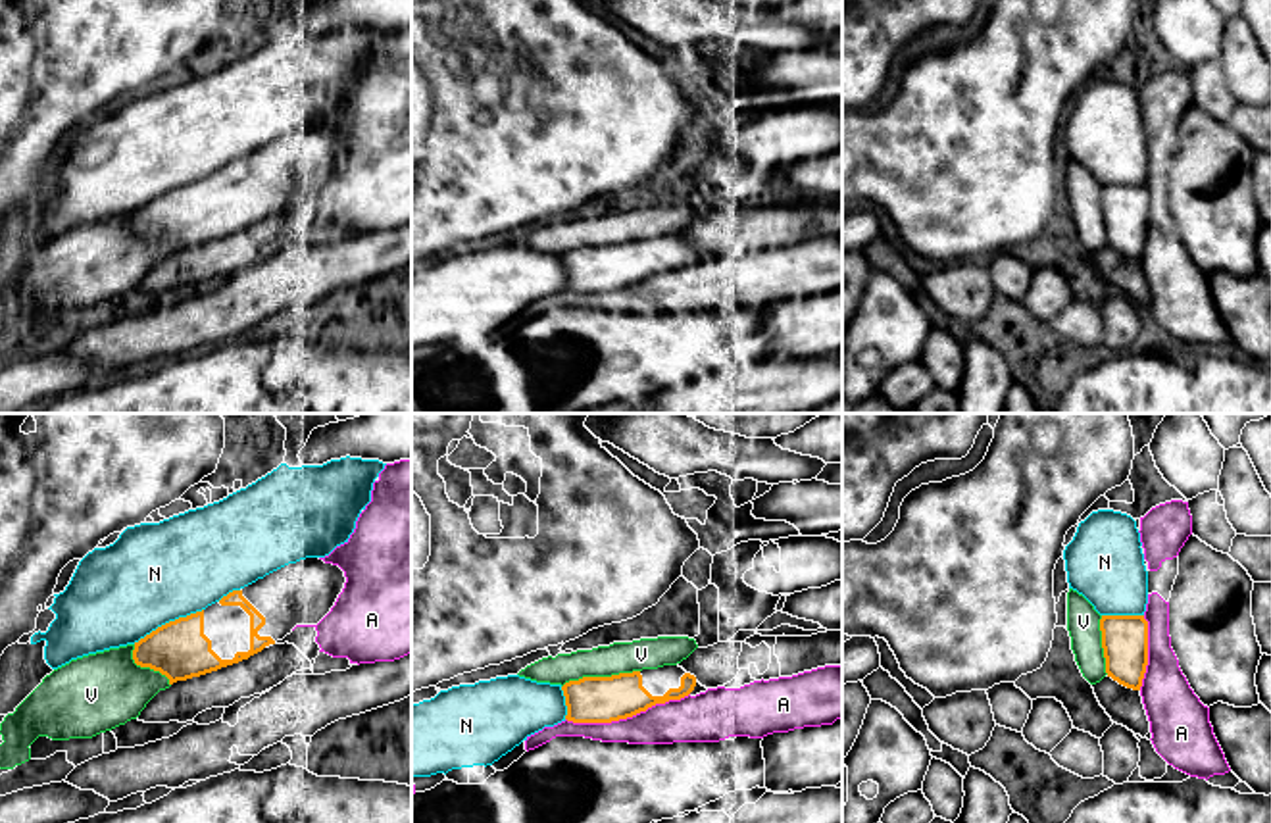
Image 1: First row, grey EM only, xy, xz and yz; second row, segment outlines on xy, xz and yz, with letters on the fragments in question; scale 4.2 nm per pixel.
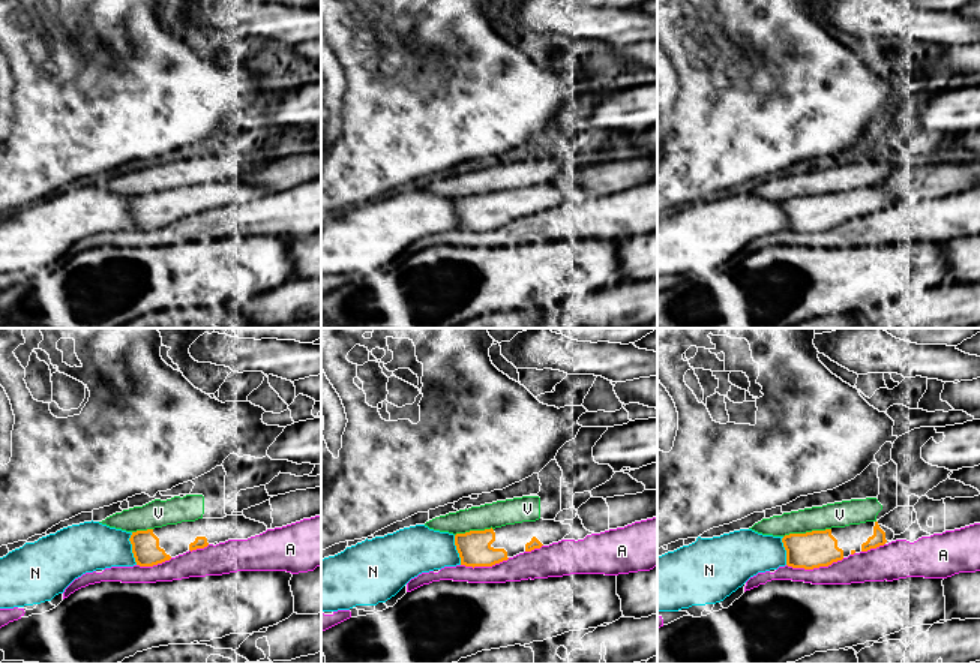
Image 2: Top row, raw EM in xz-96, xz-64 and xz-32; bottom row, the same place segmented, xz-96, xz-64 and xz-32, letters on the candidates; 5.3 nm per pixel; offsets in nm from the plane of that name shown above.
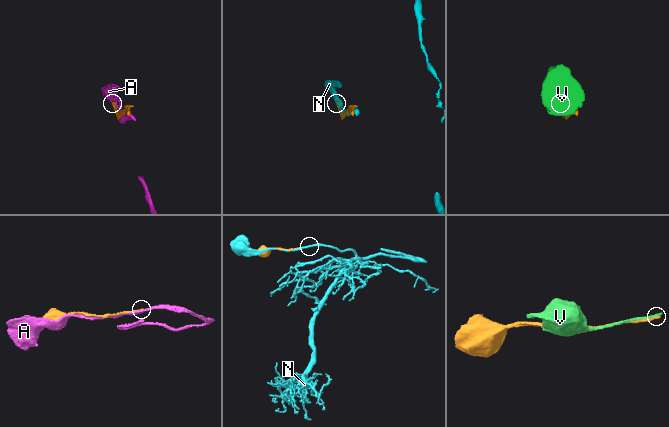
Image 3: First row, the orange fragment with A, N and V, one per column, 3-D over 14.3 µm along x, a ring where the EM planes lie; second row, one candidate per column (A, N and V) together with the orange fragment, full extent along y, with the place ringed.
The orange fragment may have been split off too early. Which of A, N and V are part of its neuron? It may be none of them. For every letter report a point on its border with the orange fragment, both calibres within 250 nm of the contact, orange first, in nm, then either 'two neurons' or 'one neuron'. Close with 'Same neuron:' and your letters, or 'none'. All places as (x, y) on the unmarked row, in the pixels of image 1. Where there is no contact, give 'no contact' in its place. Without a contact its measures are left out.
A: xz (627, 285) | 190/190 nm | two neurons
N: xy (170, 191) | 240/420 nm | two neurons
V: xz (600, 247) | 190/130 nm | two neurons
Same neuron: none

